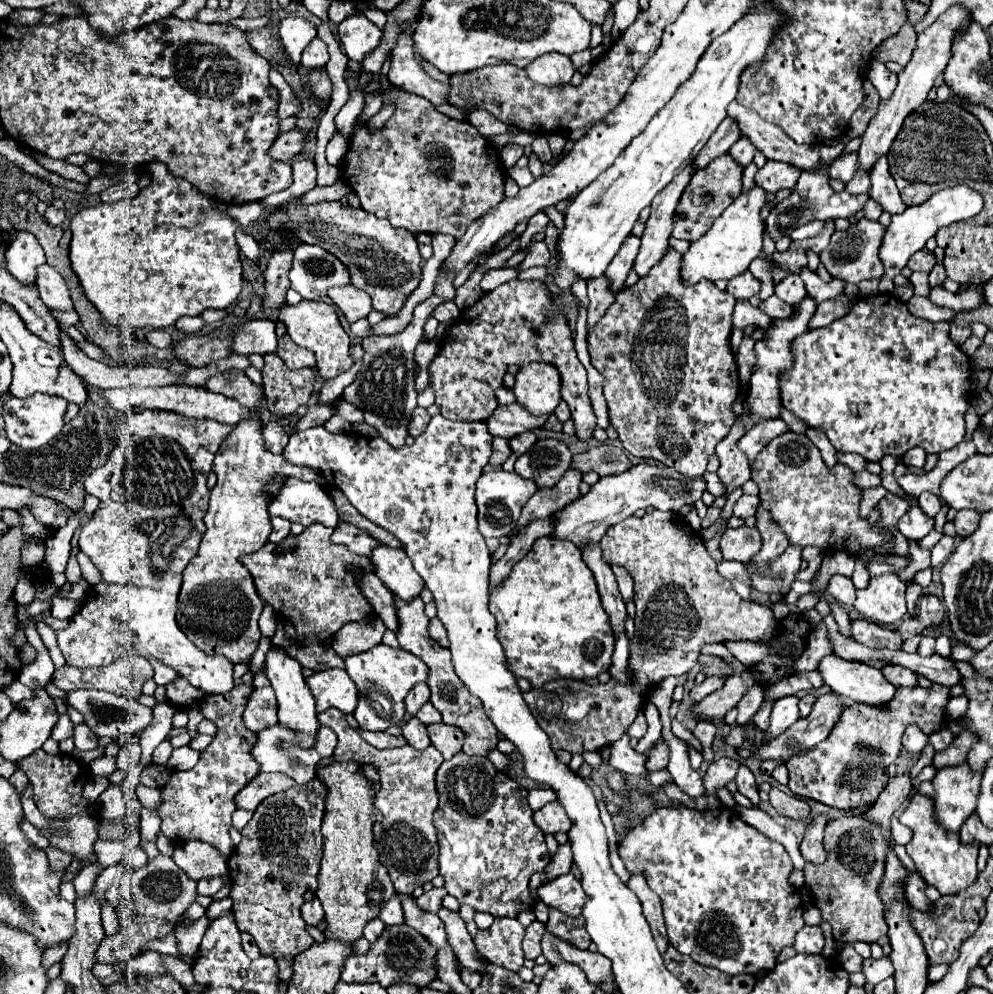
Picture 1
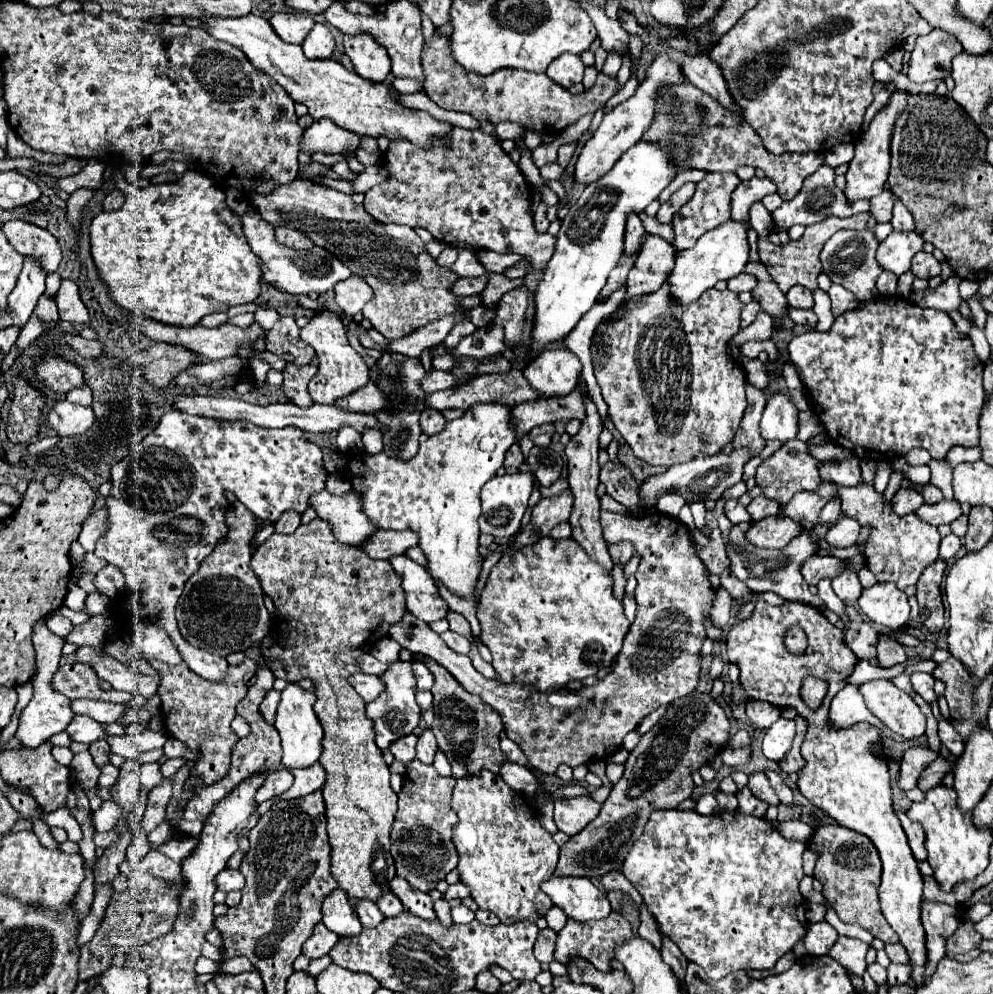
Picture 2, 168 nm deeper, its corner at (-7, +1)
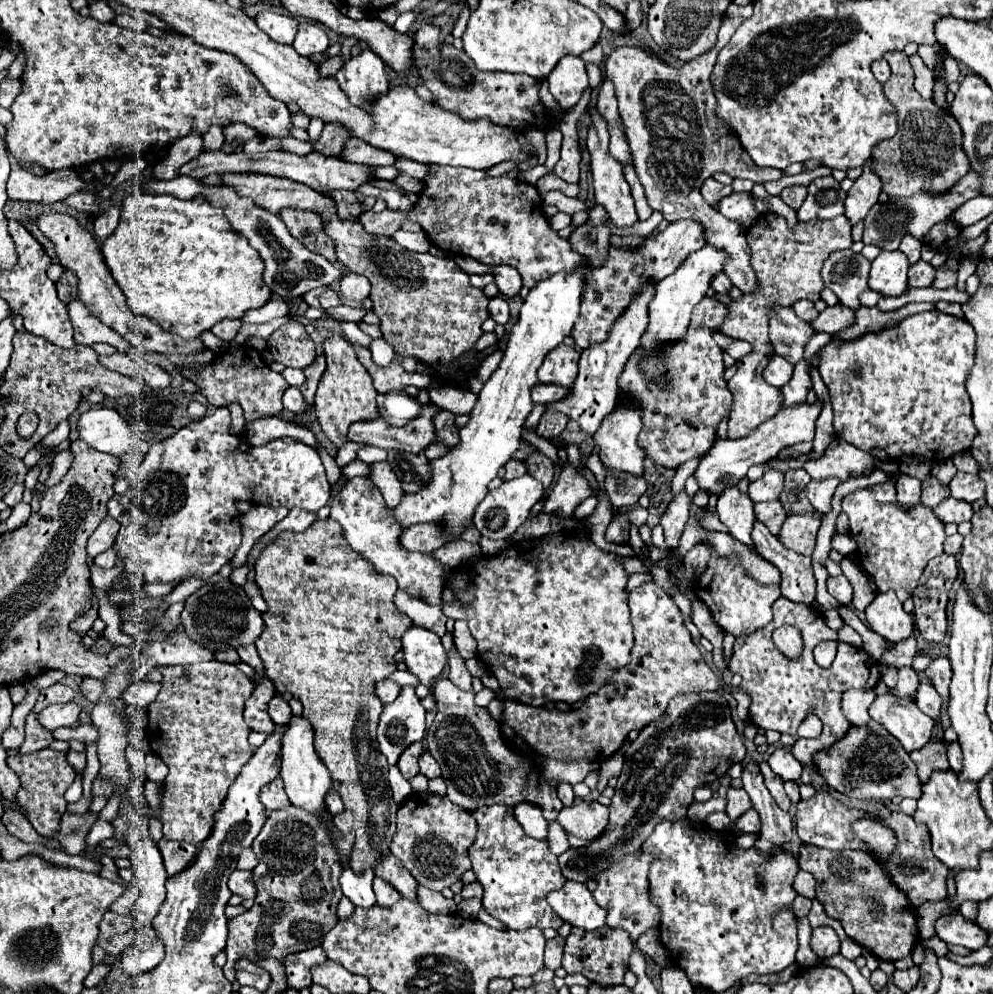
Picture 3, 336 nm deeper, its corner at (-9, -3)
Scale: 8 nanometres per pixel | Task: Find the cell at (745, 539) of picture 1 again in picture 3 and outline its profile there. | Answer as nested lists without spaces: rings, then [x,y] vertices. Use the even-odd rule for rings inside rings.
[[[787,515],[777,539],[787,549],[793,549],[801,555],[811,555],[817,529],[819,519],[811,515]]]

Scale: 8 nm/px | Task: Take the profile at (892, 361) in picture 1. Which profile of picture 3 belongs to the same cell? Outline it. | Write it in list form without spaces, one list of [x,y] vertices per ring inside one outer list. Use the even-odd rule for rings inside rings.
[[[937,309],[909,315],[895,327],[879,333],[865,333],[863,337],[837,343],[831,341],[817,351],[819,373],[831,393],[835,435],[861,451],[881,449],[891,459],[925,457],[929,461],[943,461],[961,451],[967,451],[977,435],[971,419],[971,401],[967,395],[967,377],[975,359],[975,331],[957,317],[945,315]]]

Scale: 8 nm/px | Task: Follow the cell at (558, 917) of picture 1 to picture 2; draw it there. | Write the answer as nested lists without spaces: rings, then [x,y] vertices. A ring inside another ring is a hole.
[[[611,913],[607,919],[599,919],[599,921],[591,921],[591,923],[575,923],[573,919],[569,919],[567,925],[559,931],[555,961],[567,965],[567,959],[583,957],[595,969],[611,971],[613,969],[611,961],[615,959],[615,943],[623,943],[623,939],[631,939],[631,935],[633,935],[631,923],[621,913]]]

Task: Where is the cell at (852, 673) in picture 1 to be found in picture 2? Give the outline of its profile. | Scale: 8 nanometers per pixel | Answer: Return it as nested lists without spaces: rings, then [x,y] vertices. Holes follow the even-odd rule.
[[[871,681],[859,687],[869,711],[879,717],[893,733],[917,739],[925,733],[925,715],[919,705],[891,681]]]

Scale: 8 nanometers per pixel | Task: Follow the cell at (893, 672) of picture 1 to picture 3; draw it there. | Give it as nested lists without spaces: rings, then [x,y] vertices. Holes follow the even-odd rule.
[[[919,683],[917,687],[917,693],[915,693],[915,703],[919,705],[919,709],[933,717],[933,719],[941,719],[941,705],[943,705],[943,699],[941,695],[935,691],[935,687],[931,683]]]

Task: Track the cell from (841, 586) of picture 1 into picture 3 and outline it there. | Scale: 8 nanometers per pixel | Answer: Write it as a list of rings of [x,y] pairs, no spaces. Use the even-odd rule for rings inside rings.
[[[837,575],[837,577],[829,577],[827,579],[827,591],[841,603],[841,605],[849,605],[853,599],[853,587],[847,581],[845,575]]]

